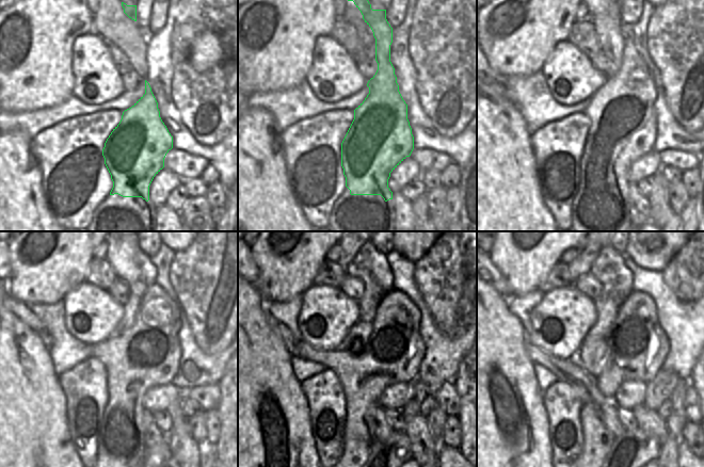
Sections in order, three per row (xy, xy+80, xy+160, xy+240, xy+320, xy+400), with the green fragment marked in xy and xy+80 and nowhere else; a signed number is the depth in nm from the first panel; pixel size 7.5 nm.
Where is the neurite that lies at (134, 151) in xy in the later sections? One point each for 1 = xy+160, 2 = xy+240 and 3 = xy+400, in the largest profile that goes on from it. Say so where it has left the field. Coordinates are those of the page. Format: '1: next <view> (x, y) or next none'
1: next xy+160 (622, 112)
2: next xy+240 (147, 354)
3: next xy+400 (638, 347)

